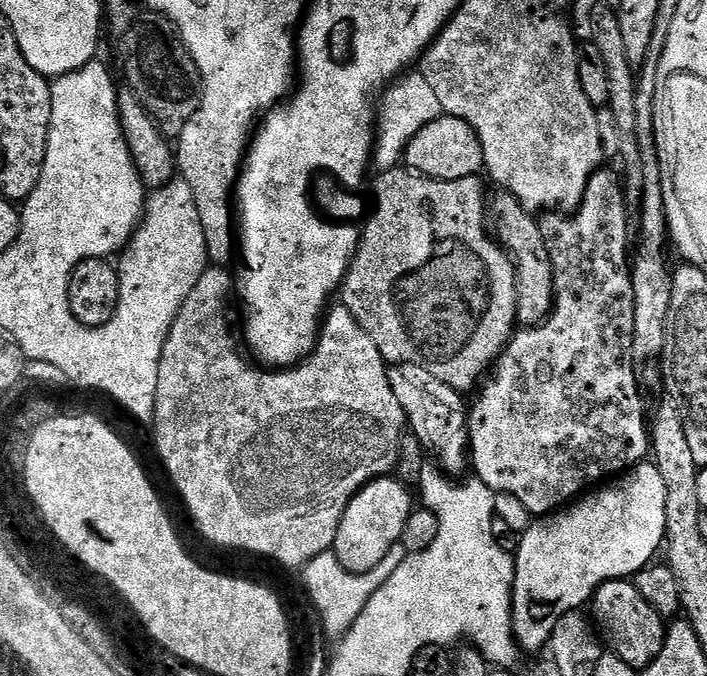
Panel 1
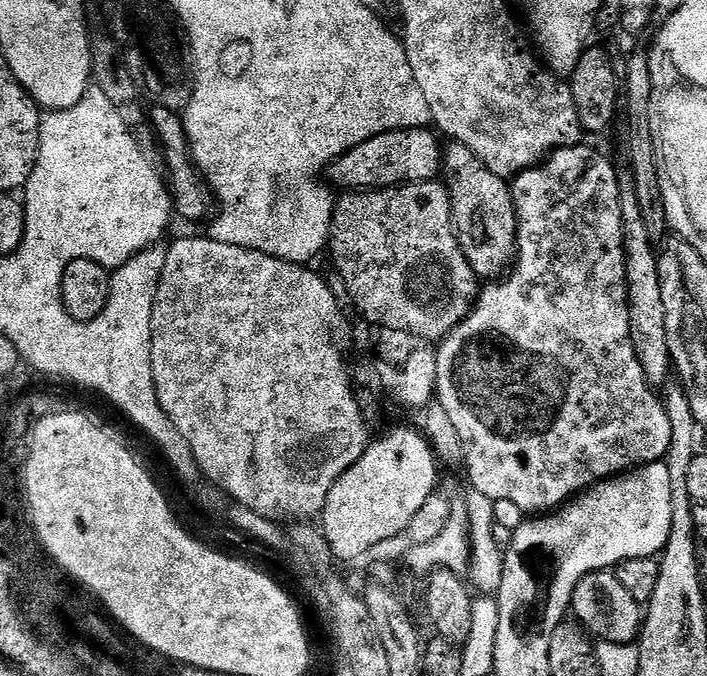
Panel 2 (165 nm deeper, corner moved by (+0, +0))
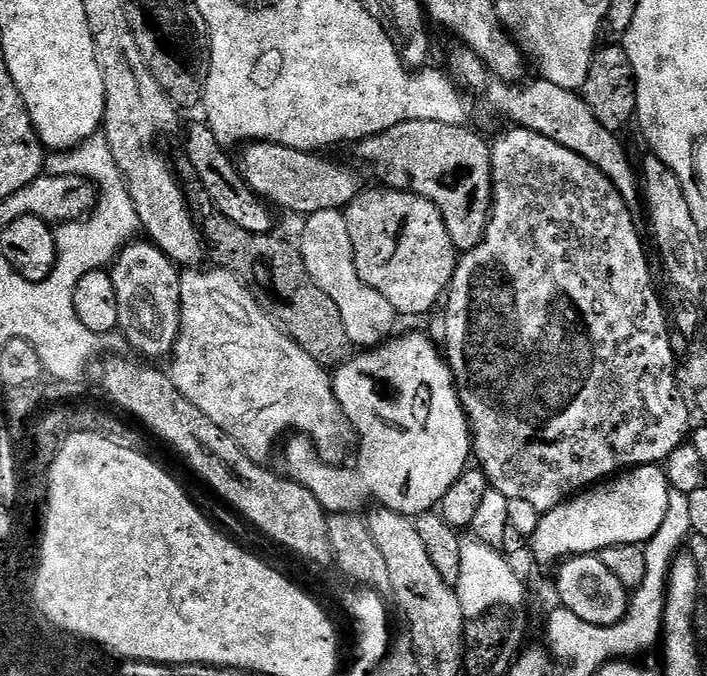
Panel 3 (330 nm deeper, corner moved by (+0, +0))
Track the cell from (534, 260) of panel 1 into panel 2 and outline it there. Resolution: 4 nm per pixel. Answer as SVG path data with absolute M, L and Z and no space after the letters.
M455 142L447 145L442 176L452 199L452 222L456 226L456 237L462 254L470 262L474 274L481 281L495 282L501 279L515 261L518 234L518 218L509 181L505 177L494 174L494 170L490 170L490 166L486 166L486 162L482 162L482 158L474 154L474 150Z

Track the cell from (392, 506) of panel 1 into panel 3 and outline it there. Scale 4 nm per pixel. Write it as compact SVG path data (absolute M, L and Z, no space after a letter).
M420 332L398 336L353 355L352 359L331 373L332 389L352 423L358 441L358 452L360 448L360 457L353 468L326 463L316 452L312 441L305 436L292 434L287 437L288 445L284 448L287 475L306 486L329 514L356 514L361 511L359 508L367 509L373 504L389 508L403 516L423 516L439 505L446 490L458 482L473 459L468 416L460 404L456 385L452 383L452 371L448 368L448 361L441 349L437 345L436 349Z

